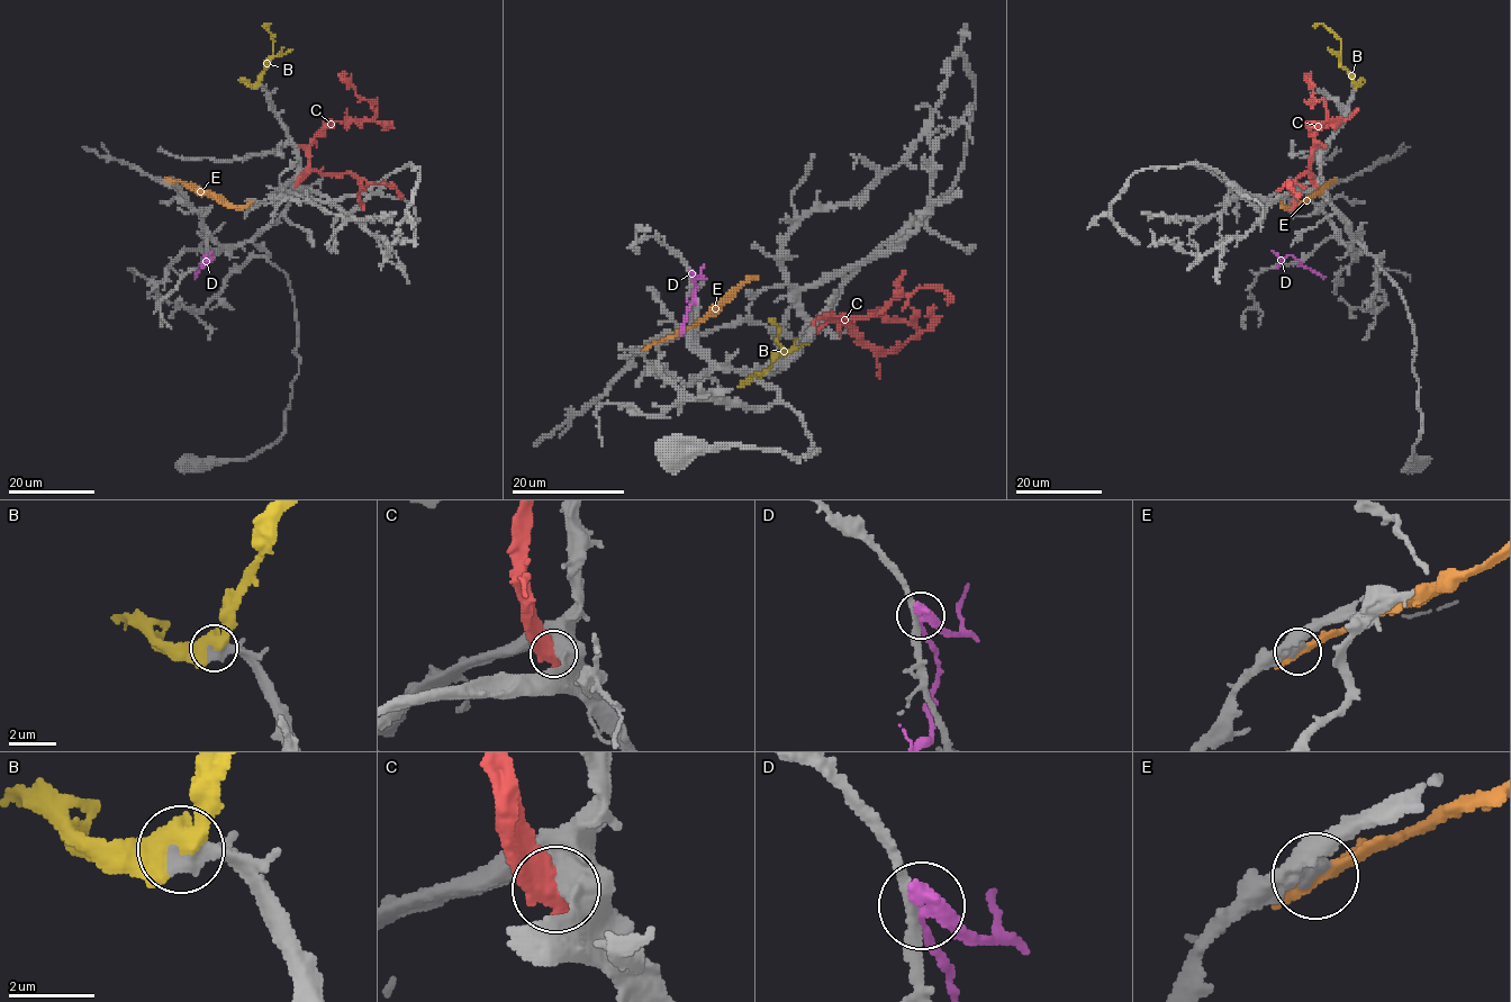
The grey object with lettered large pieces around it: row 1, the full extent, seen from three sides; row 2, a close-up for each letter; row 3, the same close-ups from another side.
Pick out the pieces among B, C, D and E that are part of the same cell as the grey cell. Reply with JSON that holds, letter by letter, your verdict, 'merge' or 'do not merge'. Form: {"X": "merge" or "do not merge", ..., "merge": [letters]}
{"B": "merge", "C": "do not merge", "D": "do not merge", "E": "do not merge", "merge": ["B"]}

